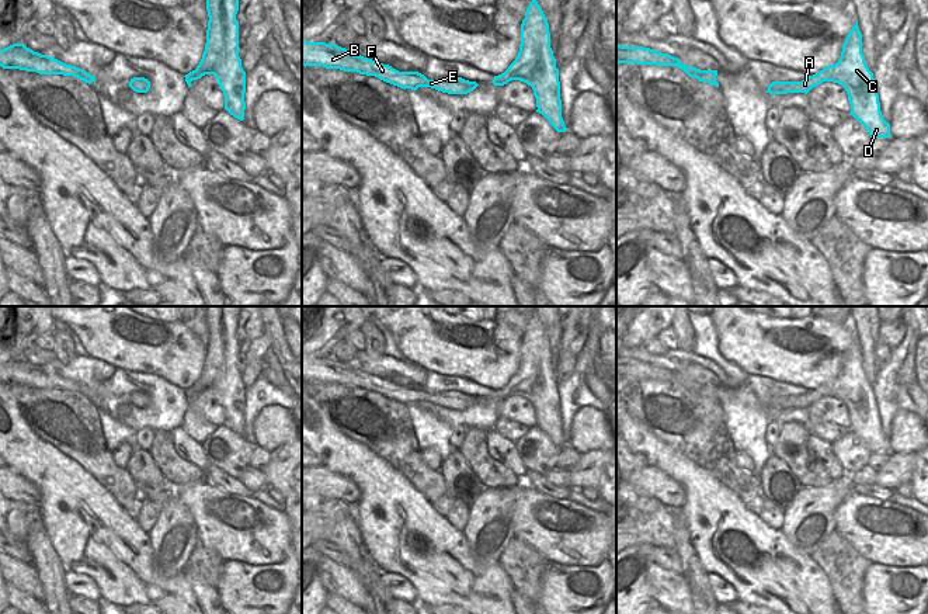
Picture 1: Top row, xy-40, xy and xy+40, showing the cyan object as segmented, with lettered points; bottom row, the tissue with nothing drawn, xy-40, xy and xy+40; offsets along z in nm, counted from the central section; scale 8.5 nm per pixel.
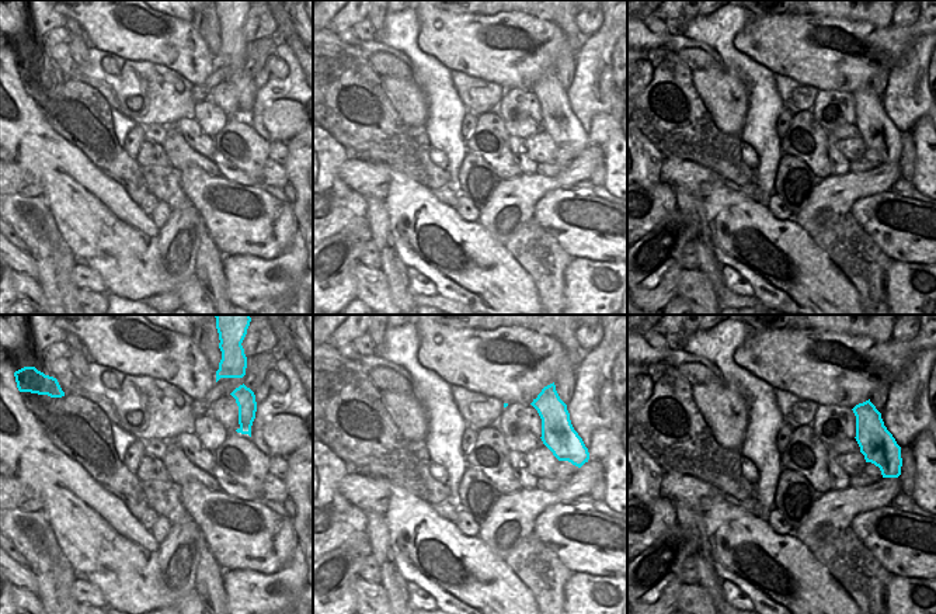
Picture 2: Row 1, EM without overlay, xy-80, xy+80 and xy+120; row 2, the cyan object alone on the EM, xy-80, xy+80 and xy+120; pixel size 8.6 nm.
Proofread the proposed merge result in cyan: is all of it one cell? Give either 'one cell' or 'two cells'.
one cell

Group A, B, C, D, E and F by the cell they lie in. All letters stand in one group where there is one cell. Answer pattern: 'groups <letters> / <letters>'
groups A B C D E F

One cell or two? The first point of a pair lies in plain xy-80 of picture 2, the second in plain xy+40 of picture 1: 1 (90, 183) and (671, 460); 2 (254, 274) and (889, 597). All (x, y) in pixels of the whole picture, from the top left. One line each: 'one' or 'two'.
1: one
2: one

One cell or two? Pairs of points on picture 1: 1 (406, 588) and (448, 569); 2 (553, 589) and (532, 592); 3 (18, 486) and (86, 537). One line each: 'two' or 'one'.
1: two
2: two
3: two

